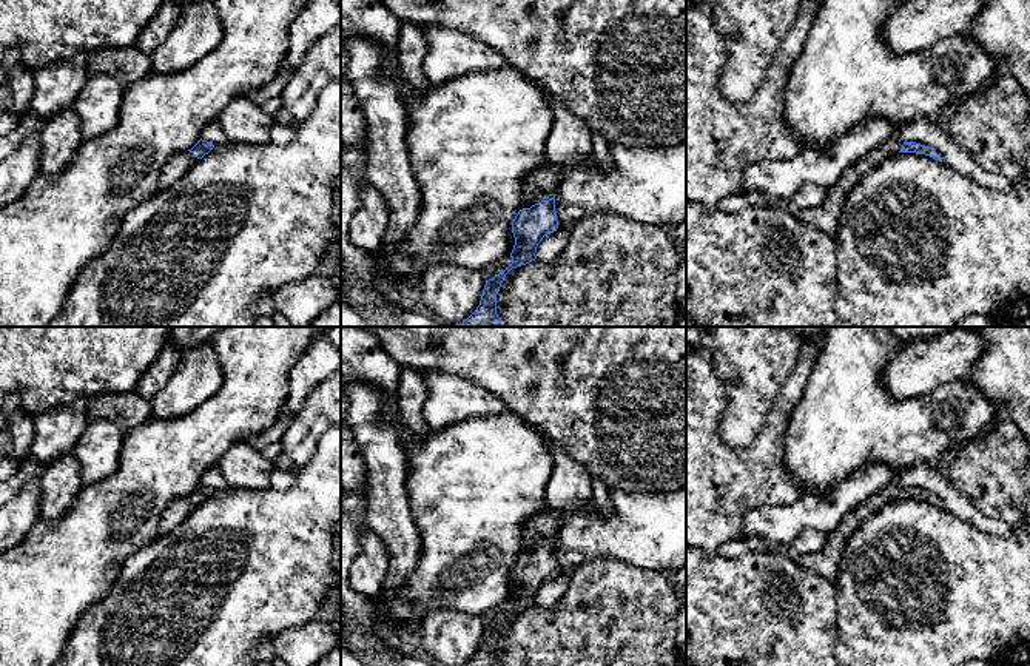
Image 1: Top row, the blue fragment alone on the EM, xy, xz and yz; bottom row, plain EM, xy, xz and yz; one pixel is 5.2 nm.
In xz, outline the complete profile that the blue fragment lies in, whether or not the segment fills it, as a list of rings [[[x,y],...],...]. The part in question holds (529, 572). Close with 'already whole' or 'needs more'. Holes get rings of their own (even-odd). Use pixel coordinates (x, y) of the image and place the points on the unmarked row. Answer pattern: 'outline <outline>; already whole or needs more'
outline [[[546,507],[538,515],[526,521],[524,533],[527,549],[518,557],[512,567],[515,590],[510,598],[512,609],[486,626],[483,641],[476,655],[464,666],[501,666],[496,660],[496,640],[506,620],[517,612],[537,604],[537,592],[544,581],[558,574],[555,557],[555,538],[563,516],[560,512]]]; needs more

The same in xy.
outline [[[199,486],[191,495],[174,500],[159,521],[159,532],[167,533],[188,518],[199,504],[214,493],[207,486]]]; needs more

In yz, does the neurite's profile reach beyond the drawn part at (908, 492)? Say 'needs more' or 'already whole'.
needs more

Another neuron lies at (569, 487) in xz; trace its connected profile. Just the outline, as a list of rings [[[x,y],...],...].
[[[550,438],[547,441],[554,458],[554,470],[546,487],[546,506],[557,510],[561,516],[575,509],[595,507],[592,495],[594,476],[563,446]]]

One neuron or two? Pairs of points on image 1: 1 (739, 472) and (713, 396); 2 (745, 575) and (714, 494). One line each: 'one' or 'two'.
1: one
2: two

